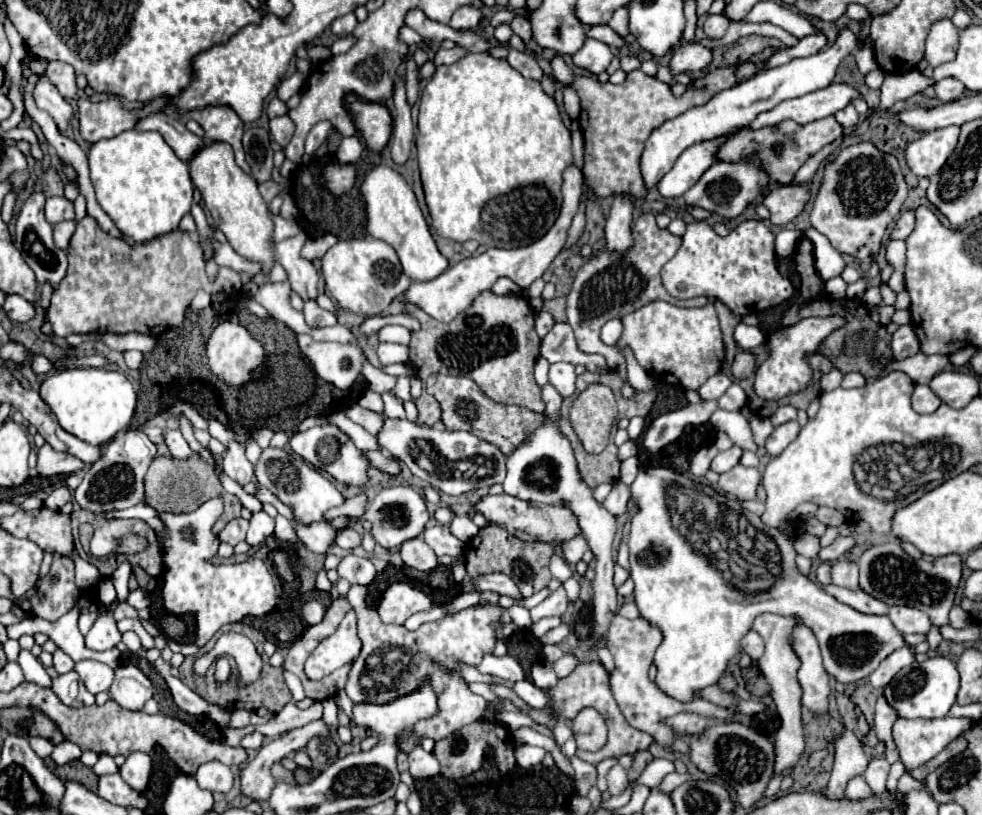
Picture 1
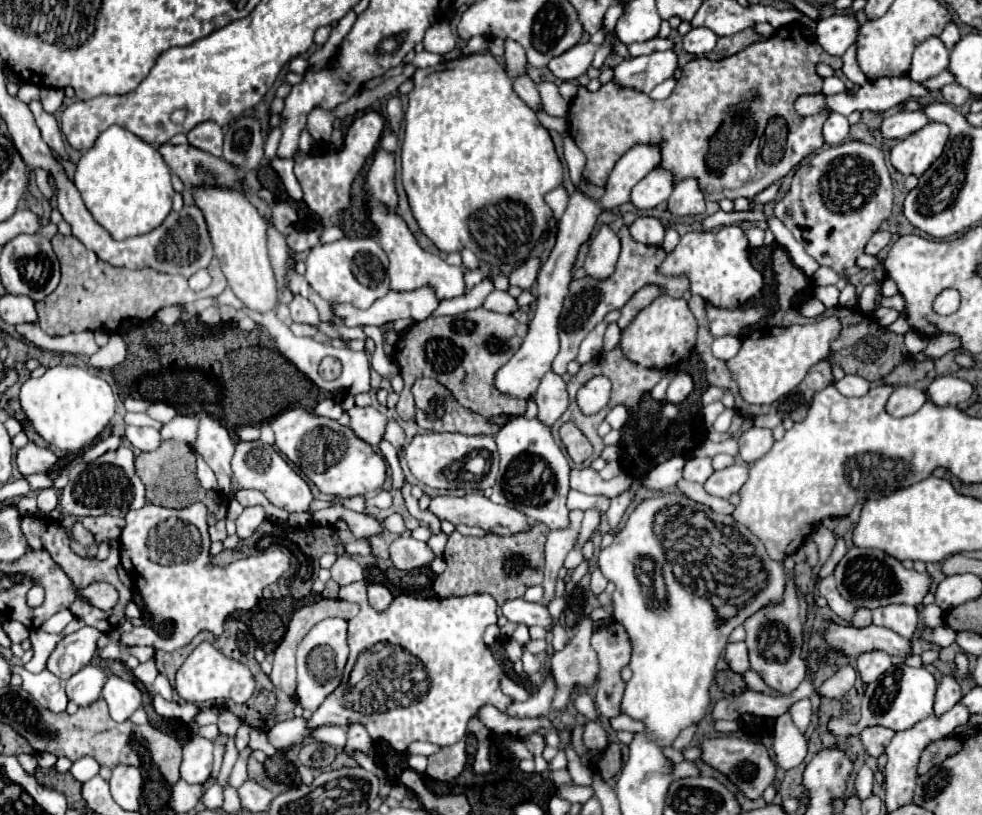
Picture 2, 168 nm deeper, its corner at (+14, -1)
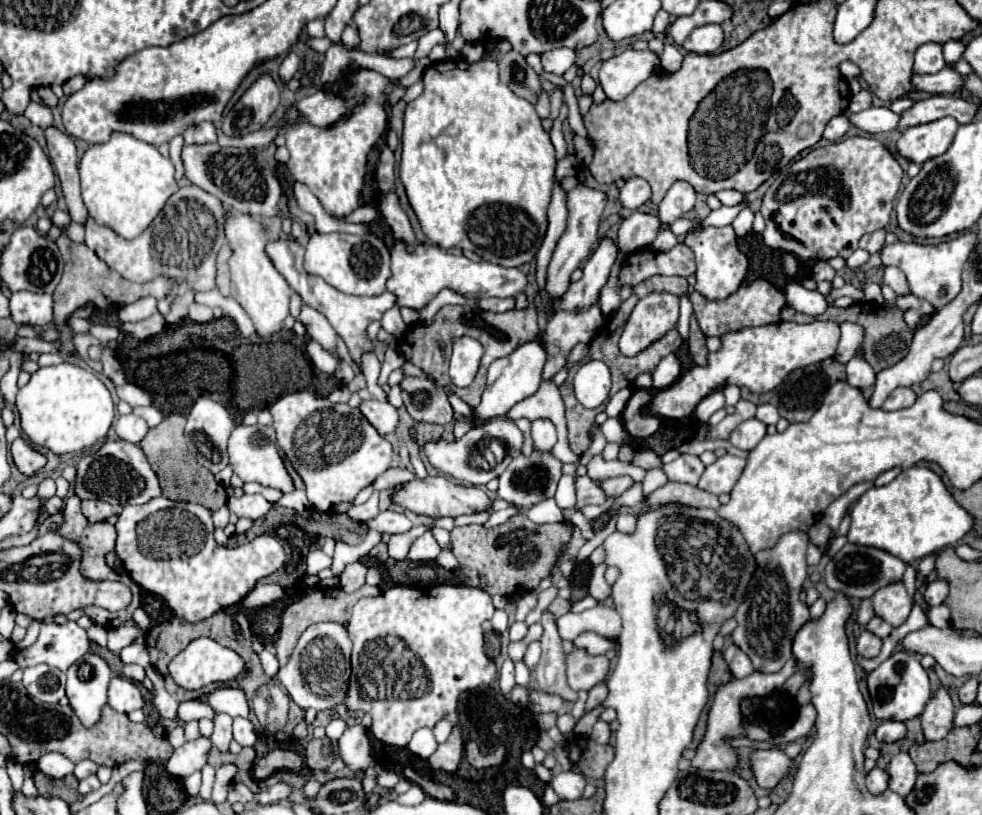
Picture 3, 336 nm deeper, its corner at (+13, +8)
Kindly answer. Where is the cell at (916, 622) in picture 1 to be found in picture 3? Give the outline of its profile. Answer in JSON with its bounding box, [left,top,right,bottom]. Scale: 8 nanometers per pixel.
[871,582,913,628]

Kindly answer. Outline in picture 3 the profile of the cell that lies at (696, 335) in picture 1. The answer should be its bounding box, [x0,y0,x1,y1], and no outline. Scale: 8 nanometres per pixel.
[619,294,679,356]

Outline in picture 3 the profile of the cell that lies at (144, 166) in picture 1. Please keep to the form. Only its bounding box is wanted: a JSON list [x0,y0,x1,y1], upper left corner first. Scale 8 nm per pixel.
[79,134,179,240]

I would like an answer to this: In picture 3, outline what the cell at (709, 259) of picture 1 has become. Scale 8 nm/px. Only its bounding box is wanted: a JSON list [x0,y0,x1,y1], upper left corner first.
[685,226,747,300]

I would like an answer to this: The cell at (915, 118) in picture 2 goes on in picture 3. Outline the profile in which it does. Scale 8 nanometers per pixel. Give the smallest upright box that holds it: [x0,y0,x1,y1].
[845,106,899,134]

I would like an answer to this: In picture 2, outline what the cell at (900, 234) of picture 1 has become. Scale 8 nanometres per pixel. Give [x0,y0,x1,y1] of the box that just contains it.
[866,229,892,255]

